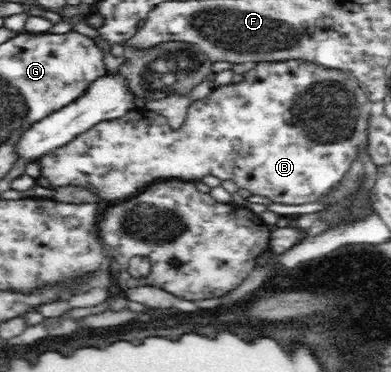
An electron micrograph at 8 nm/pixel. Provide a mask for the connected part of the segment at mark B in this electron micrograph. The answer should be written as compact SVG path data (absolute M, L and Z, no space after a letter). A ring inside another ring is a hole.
M303 59L287 60L281 62L257 62L255 67L241 74L242 80L238 83L230 83L227 86L221 86L212 90L206 97L194 101L189 105L186 118L178 129L172 129L167 123L167 118L160 114L149 111L145 107L139 107L129 110L121 118L111 118L111 120L101 120L93 124L89 130L76 135L71 142L65 143L59 148L46 153L37 159L40 168L40 176L48 178L51 186L91 186L95 193L102 198L104 202L117 202L121 199L127 199L137 195L149 185L179 179L181 181L196 182L203 176L216 176L220 180L232 180L238 188L243 188L250 194L265 196L271 202L277 204L307 204L307 202L317 202L319 194L327 192L333 184L345 178L349 172L353 161L359 156L360 148L363 148L365 138L367 138L367 116L371 113L373 101L359 102L357 94L363 94L363 89L358 80L345 70L335 70L324 68L314 62Z

